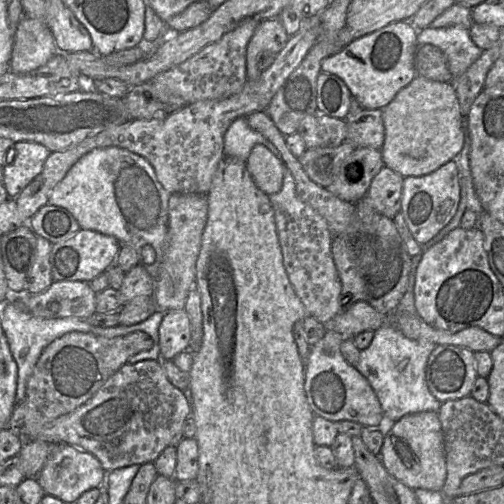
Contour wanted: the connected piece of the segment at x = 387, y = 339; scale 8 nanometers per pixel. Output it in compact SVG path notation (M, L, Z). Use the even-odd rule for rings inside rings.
M390 324L383 325L374 333L371 344L360 351L361 358L354 367L370 383L386 420L395 423L408 414L438 412L442 403L431 394L426 382L426 365L436 344L409 339Z

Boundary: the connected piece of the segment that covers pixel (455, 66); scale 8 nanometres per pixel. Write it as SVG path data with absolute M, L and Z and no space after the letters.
M463 26L425 27L418 30L418 45L431 44L445 54L453 78L461 76L483 53Z

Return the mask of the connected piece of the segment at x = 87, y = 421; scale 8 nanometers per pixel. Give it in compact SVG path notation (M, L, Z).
M160 360L124 364L86 403L47 423L34 440L69 444L94 455L106 472L154 463L162 451L184 438L183 424L191 415L185 394L166 377Z

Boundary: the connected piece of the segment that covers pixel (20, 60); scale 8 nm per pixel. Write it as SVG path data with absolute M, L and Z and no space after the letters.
M23 16L15 29L9 70L28 73L45 65L58 52L46 23Z

